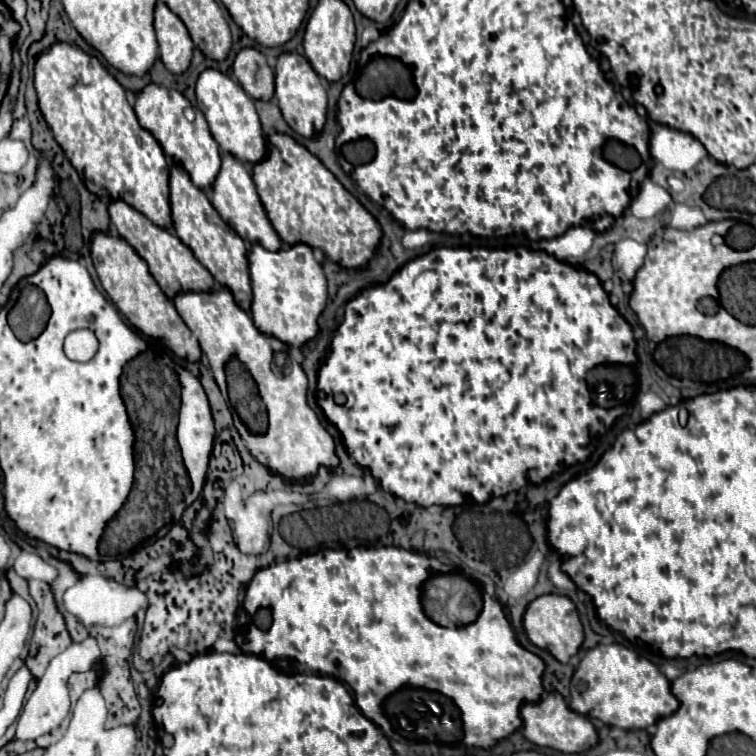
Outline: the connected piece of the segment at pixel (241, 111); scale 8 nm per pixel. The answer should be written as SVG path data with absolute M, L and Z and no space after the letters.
M208 68L200 74L196 82L196 98L198 108L204 112L210 132L224 154L232 154L234 158L248 164L258 164L260 160L264 160L268 142L262 130L262 122L258 118L254 100L244 92L244 88L238 82L220 74L218 70Z

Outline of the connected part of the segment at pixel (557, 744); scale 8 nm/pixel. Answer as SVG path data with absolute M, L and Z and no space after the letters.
M558 692L544 694L544 698L536 704L524 704L520 716L524 720L524 724L522 724L524 736L538 746L554 748L554 750L560 750L560 752L566 752L566 754L582 754L588 748L594 748L598 744L596 726L586 716L574 712L566 704L562 694L558 694Z

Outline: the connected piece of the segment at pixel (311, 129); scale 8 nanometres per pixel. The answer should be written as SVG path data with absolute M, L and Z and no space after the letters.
M292 52L292 54L282 54L278 58L276 64L276 98L280 102L280 110L284 120L288 122L288 126L304 136L304 138L312 138L316 134L322 132L324 124L326 124L326 112L328 112L328 96L326 96L326 88L322 86L322 78L314 72L314 68L310 66L310 62Z

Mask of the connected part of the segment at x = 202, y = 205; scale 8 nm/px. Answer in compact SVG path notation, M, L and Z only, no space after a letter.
M174 164L170 172L170 206L172 206L172 222L176 236L192 250L192 254L208 268L208 272L216 278L218 284L228 288L242 310L250 310L252 304L252 286L248 280L248 250L244 240L220 218L214 210L210 198L192 184L188 172Z

